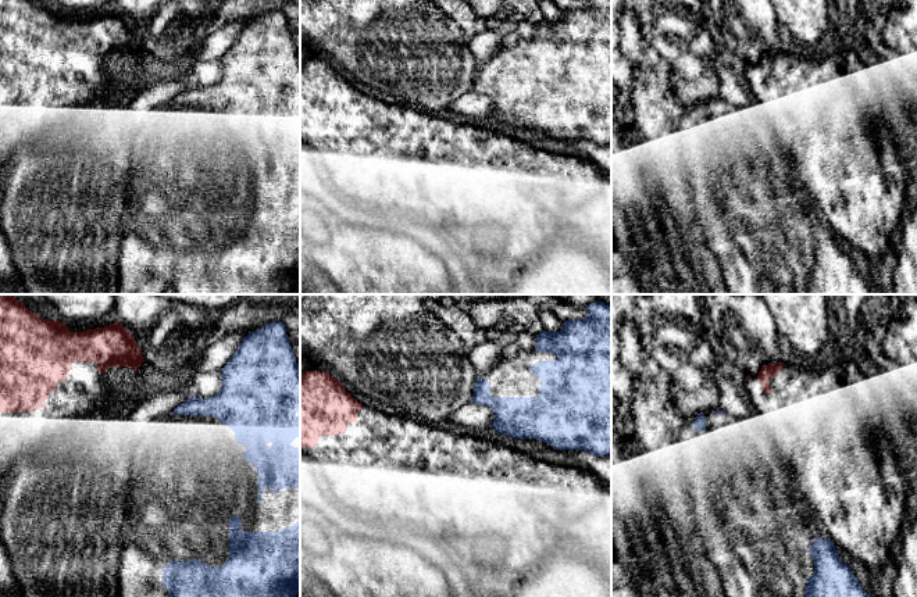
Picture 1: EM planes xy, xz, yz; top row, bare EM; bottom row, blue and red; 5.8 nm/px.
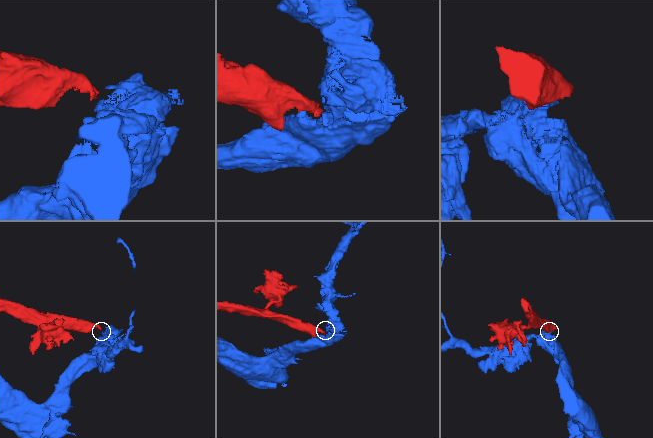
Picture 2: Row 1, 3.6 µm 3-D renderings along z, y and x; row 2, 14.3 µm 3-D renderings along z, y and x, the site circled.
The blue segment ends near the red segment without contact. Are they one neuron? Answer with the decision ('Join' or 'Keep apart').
Keep apart

